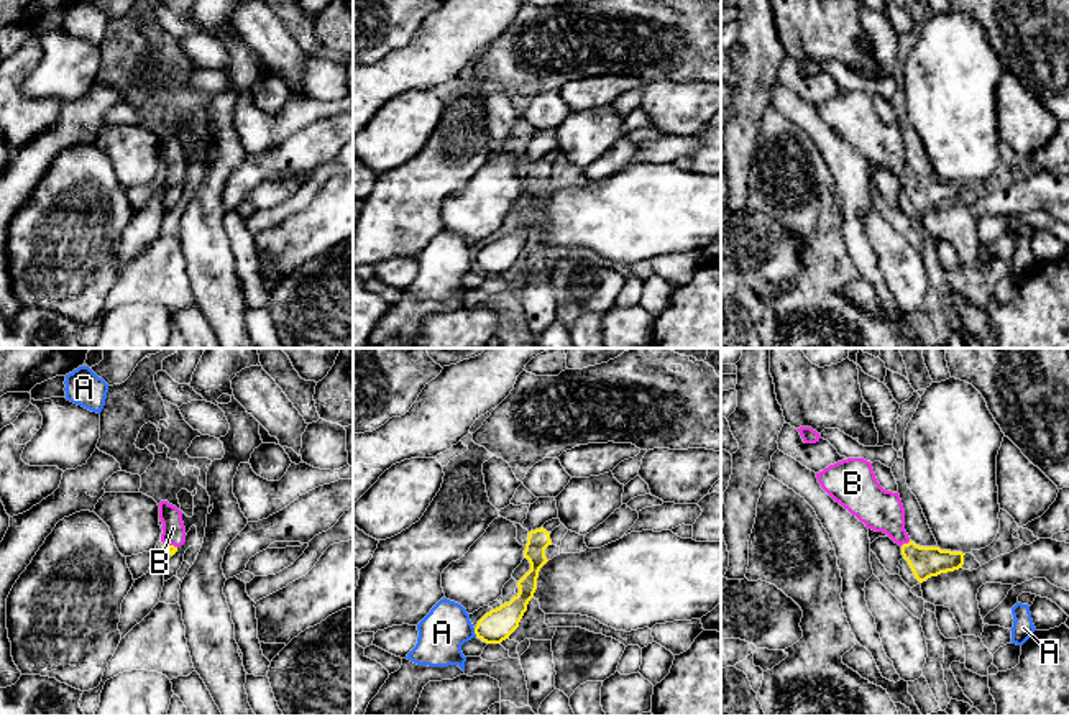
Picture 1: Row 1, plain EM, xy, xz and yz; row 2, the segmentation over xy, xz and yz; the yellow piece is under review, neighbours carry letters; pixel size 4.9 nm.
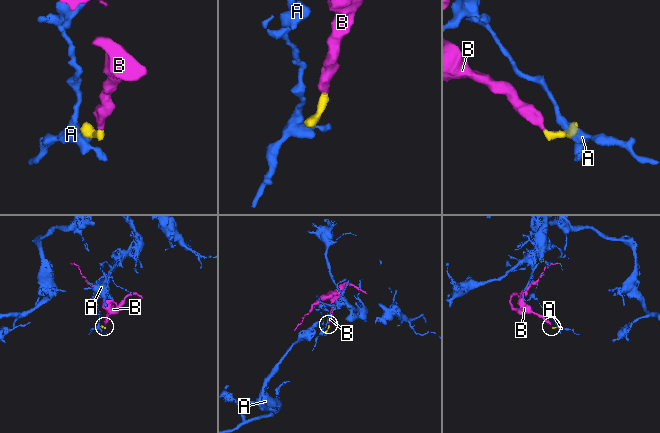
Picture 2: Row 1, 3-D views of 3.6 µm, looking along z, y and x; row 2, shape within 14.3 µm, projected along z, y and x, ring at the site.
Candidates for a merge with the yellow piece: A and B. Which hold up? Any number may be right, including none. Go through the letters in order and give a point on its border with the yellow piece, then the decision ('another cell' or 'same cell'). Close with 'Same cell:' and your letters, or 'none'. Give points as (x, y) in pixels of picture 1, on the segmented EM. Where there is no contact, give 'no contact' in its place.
A: xz (475, 633) | another cell
B: yz (905, 544) | same cell
Same cell: B

